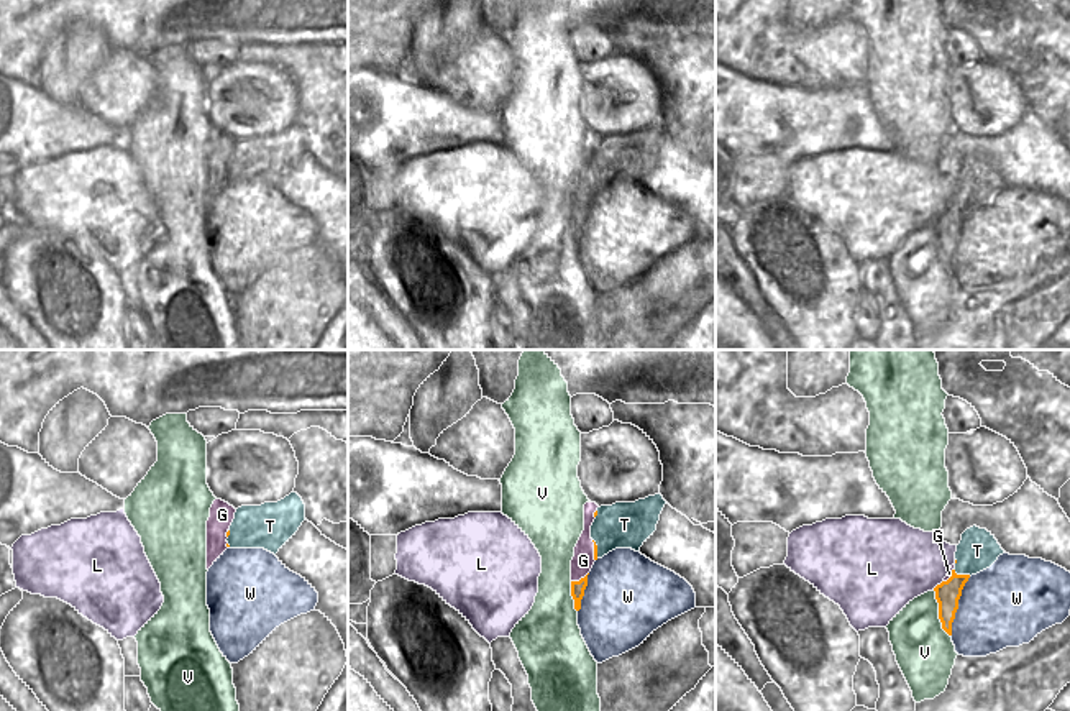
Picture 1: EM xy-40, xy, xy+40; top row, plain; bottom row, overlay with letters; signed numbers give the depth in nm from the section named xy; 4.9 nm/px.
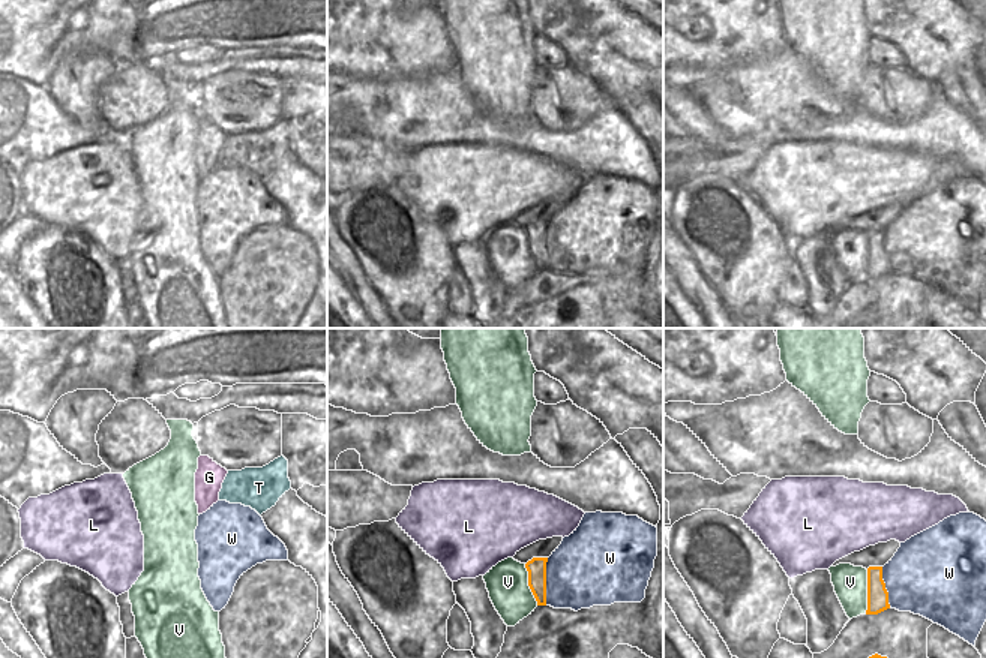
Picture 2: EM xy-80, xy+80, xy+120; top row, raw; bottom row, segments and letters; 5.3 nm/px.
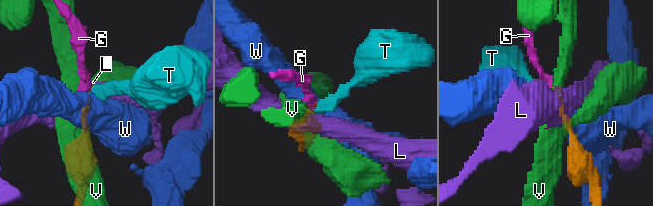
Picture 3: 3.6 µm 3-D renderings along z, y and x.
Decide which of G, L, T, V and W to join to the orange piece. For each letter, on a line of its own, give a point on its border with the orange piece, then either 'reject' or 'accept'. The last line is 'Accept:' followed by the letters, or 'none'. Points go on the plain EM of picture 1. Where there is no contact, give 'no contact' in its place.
G: xy (581, 211) | accept
L: xy+40 (937, 217) | reject
T: xy+40 (962, 207) | reject
V: xy+40 (939, 245) | reject
W: xy+40 (957, 238) | reject
Accept: G

